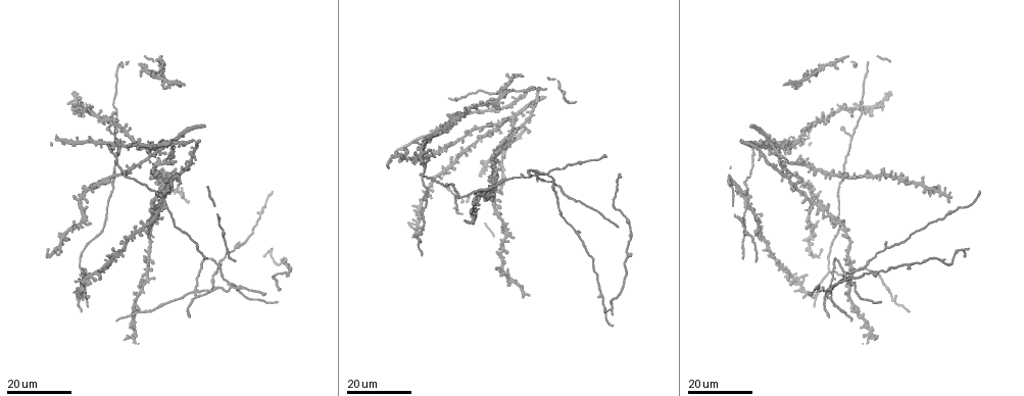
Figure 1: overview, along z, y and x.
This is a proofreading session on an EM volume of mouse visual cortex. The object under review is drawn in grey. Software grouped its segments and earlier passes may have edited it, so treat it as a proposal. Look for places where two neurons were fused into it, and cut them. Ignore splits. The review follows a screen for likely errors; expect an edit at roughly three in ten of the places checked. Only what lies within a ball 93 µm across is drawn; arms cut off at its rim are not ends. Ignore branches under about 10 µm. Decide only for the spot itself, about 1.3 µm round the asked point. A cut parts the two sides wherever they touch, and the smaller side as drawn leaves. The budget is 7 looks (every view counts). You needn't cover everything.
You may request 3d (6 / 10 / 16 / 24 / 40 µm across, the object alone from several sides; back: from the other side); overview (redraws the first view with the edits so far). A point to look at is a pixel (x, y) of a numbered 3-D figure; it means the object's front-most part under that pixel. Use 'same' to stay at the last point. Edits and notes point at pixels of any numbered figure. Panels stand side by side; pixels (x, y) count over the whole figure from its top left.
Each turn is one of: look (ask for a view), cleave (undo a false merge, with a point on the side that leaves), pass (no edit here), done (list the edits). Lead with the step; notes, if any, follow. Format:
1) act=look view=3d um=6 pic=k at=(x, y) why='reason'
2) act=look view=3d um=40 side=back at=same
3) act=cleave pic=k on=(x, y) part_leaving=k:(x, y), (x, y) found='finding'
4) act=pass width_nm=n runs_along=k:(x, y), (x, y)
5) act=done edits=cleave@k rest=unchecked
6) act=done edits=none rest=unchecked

act=look view=3d um=16 pic=1 at=(888, 290)

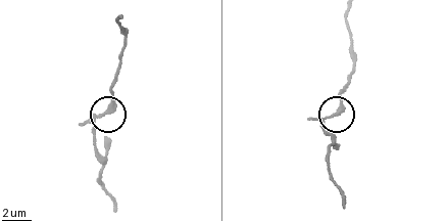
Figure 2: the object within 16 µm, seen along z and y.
act=look view=3d um=6 pic=2 at=(325, 117)

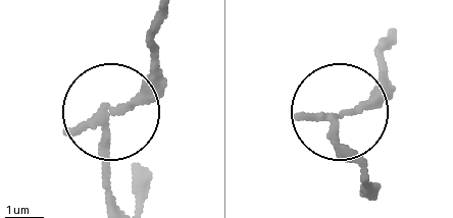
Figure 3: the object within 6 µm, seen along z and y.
act=cleave pic=3 on=(152, 90) width_nm=170 part_leaving=3:(108, 111), (148, 72), (157, 14) found='a second neuron is stuck on'

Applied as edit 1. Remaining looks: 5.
act=look view=3d um=16 pic=1 at=(196, 291) why='four or more arms meet'

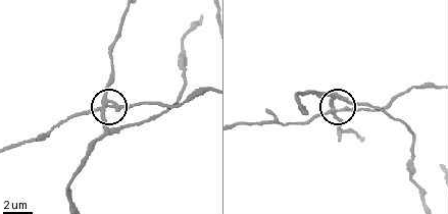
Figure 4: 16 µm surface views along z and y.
act=look view=3d um=10 pic=4 at=(101, 110)

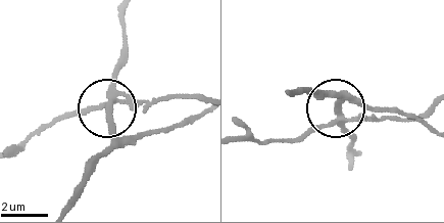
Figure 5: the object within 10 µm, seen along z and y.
act=cleave pic=5 on=(117, 68) side_arm_um=75 part_leaving=5:(110, 100), (114, 122), (128, 134), (157, 134), (204, 115) found='a second neuron is stuck on'

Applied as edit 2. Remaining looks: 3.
act=look view=overview why='see it whole again'

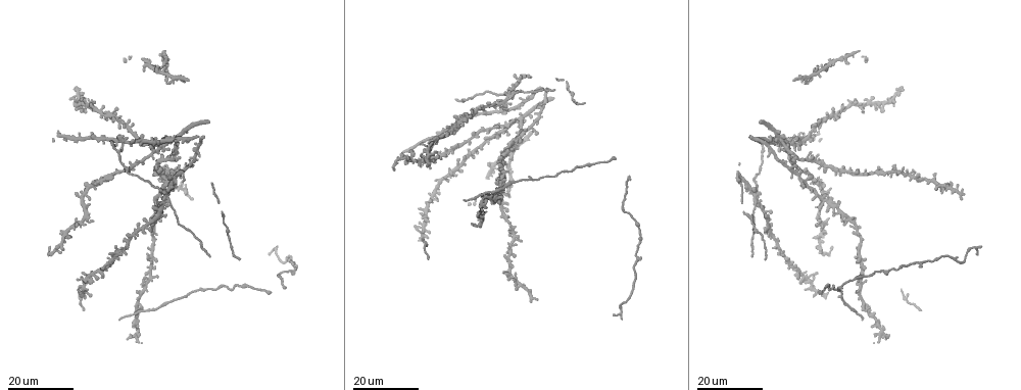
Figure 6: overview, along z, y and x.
act=look view=3d um=24 pic=6 at=(752, 196) why='four arms meet'

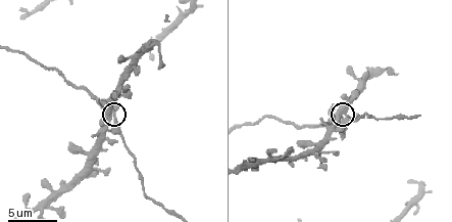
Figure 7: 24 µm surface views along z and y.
act=look view=3d um=6 pic=7 at=(110, 106)

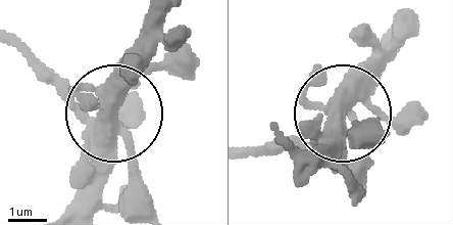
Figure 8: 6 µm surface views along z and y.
act=pass found='all the same neuron'

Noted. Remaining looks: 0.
act=done edits=cleave@3,cleave@5 rest=unchecked

